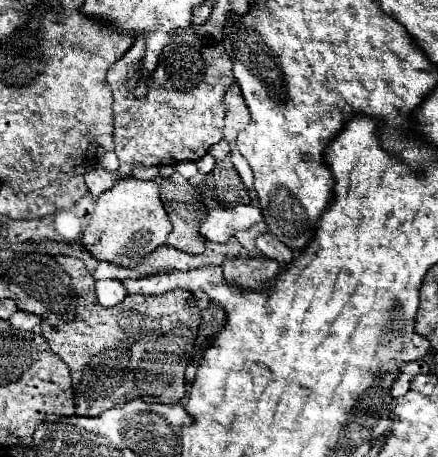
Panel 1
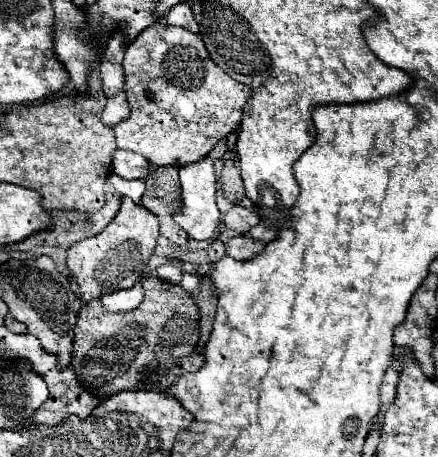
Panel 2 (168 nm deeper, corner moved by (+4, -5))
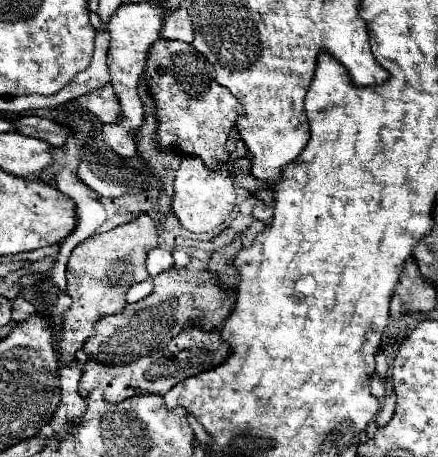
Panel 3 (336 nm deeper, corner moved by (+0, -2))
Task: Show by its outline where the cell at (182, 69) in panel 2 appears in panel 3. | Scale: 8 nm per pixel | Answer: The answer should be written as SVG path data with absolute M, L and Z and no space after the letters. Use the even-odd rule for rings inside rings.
M159 38L149 46L147 66L143 72L149 94L155 100L157 116L157 146L173 148L179 154L189 154L205 160L209 168L229 160L225 142L235 128L235 120L243 116L243 108L235 96L215 80L215 68L191 44Z

